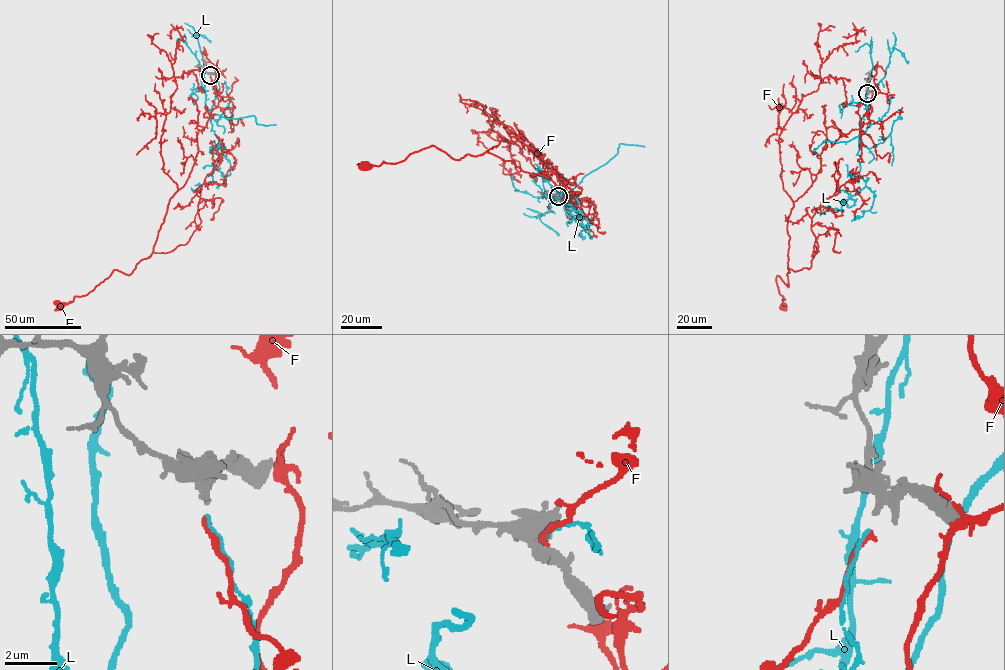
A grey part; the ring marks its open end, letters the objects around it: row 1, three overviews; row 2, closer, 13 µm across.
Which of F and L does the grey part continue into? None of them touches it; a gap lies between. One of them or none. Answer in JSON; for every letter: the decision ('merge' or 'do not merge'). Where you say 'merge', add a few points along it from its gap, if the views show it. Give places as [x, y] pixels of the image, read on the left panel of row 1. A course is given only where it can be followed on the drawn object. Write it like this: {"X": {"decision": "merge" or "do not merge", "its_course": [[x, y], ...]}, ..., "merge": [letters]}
{"F": {"decision": "do not merge"}, "L": {"decision": "do not merge"}, "merge": []}

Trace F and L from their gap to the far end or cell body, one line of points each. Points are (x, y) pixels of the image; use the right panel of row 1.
F: (867, 94), (861, 127), (826, 140), (816, 179), (793, 202), (788, 286), (776, 278), (783, 306)
L: (867, 94), (869, 126), (860, 133), (860, 170), (851, 174), (865, 186), (842, 211), (820, 214), (814, 206)

